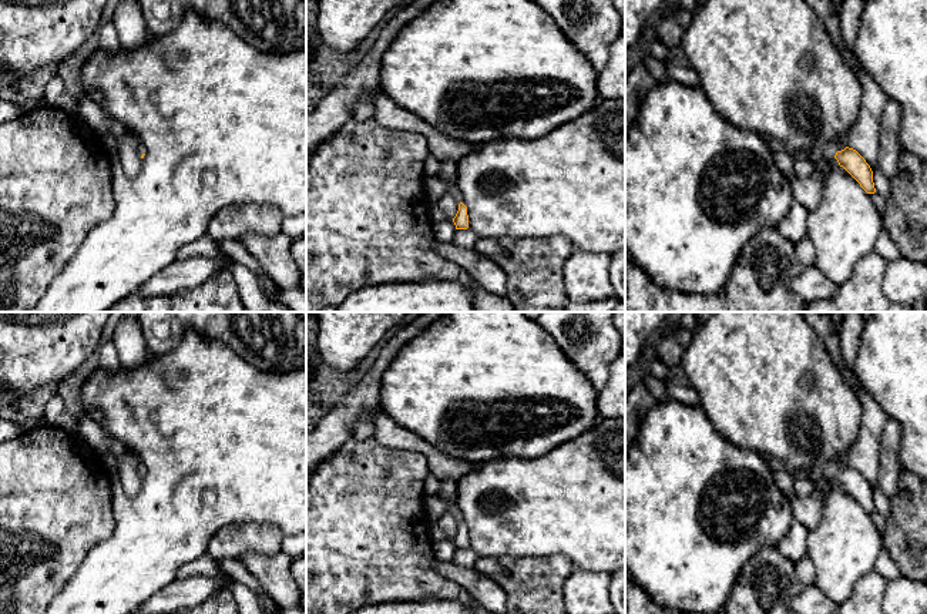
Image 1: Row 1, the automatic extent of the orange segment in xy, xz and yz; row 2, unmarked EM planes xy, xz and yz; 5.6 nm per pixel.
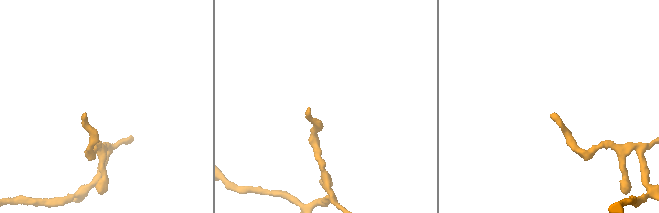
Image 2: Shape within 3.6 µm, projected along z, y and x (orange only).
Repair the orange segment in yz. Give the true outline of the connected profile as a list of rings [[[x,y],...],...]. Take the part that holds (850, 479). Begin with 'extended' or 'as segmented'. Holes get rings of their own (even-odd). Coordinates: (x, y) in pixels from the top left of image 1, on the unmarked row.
extended; [[[827,463],[823,472],[829,477],[836,477],[839,484],[843,486],[867,513],[874,513],[873,490],[866,479],[853,467],[846,466],[839,470],[836,464]]]

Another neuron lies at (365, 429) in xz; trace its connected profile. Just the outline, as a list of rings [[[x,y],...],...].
[[[360,420],[353,426],[352,436],[355,440],[367,440],[373,439],[375,425],[372,420]]]

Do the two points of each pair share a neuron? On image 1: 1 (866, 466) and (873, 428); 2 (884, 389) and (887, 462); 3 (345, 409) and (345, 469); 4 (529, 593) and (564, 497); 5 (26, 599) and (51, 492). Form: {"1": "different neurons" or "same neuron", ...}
{"1": "same neuron", "2": "different neurons", "3": "different neurons", "4": "different neurons", "5": "same neuron"}

